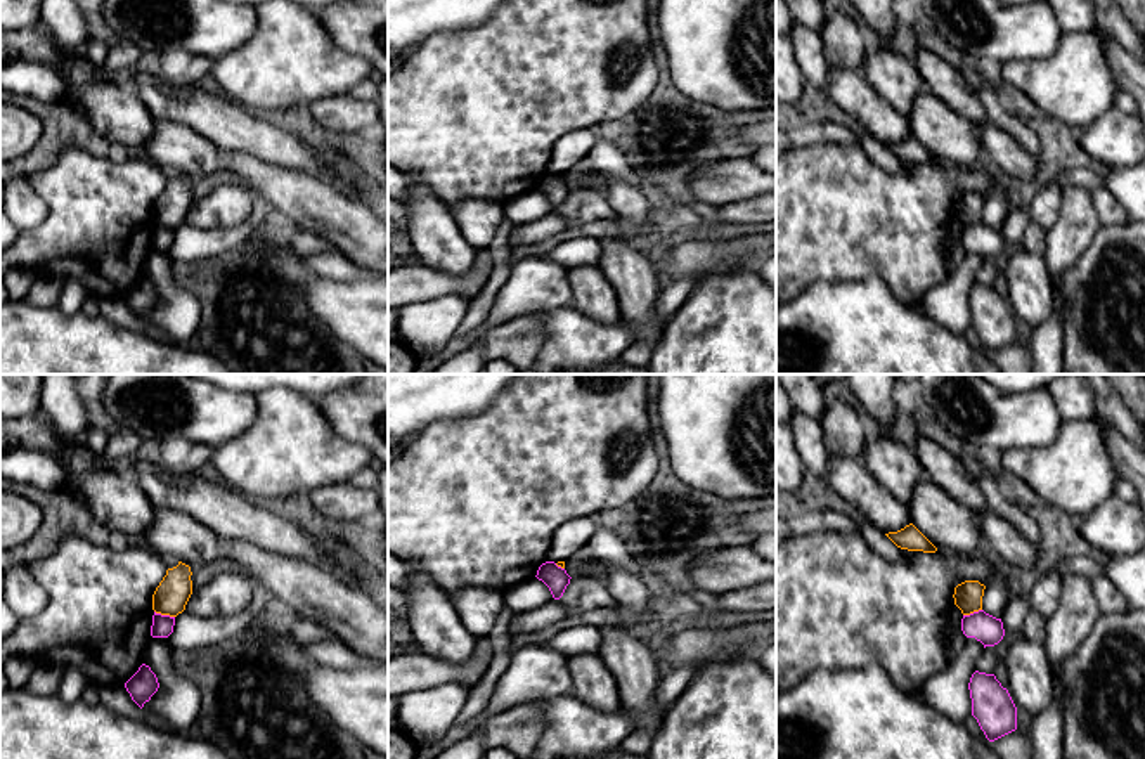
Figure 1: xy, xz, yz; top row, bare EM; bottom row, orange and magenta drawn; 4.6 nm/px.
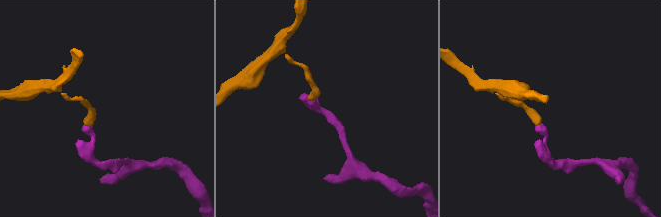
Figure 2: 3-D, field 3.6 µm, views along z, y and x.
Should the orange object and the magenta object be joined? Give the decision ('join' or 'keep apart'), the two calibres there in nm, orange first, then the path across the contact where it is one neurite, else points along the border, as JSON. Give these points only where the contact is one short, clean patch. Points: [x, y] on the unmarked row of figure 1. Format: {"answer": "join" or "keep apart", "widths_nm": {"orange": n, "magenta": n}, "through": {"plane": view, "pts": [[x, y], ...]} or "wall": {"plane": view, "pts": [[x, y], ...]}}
{"answer": "keep apart", "widths_nm": {"orange": 160, "magenta": 100}, "wall": {"plane": "xy", "pts": [[155, 222], [174, 229]]}}

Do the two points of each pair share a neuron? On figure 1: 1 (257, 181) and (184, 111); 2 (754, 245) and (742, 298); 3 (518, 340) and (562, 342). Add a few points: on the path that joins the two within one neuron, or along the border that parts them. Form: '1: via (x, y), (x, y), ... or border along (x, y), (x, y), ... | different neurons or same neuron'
1: via (239, 162), (210, 132), (203, 130) | same neuron
2: border along (756, 271), (712, 276), (709, 279) | different neurons
3: border along (536, 314), (544, 330), (544, 340), (537, 356) | different neurons

